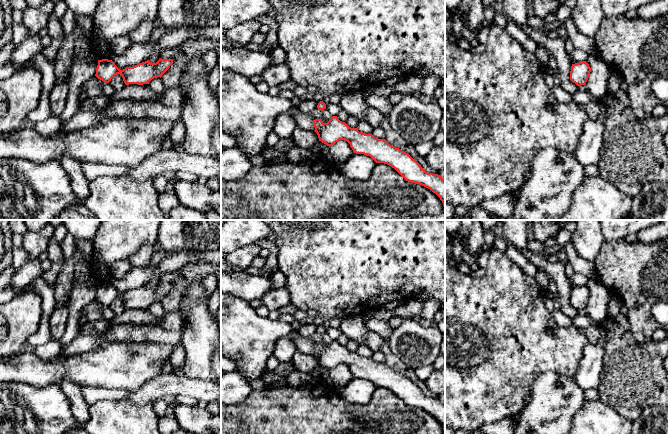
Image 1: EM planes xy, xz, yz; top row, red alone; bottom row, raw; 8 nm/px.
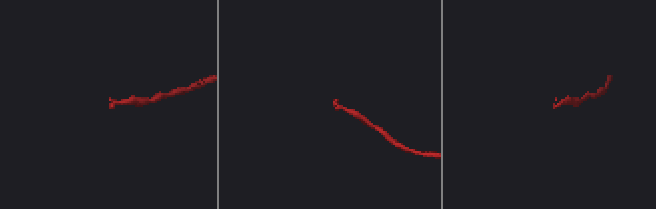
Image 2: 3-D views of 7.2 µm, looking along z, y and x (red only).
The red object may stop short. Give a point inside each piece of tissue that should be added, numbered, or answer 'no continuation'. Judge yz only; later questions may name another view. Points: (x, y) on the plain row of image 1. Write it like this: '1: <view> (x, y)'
no continuation

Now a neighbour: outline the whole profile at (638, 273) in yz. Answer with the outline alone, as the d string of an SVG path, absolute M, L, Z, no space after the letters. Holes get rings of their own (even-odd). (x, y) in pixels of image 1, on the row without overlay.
M669 237L649 244L640 241L627 243L624 239L604 241L594 264L596 276L612 295L624 302L634 340L639 344L651 340L660 327L651 309L658 302L669 302Z

